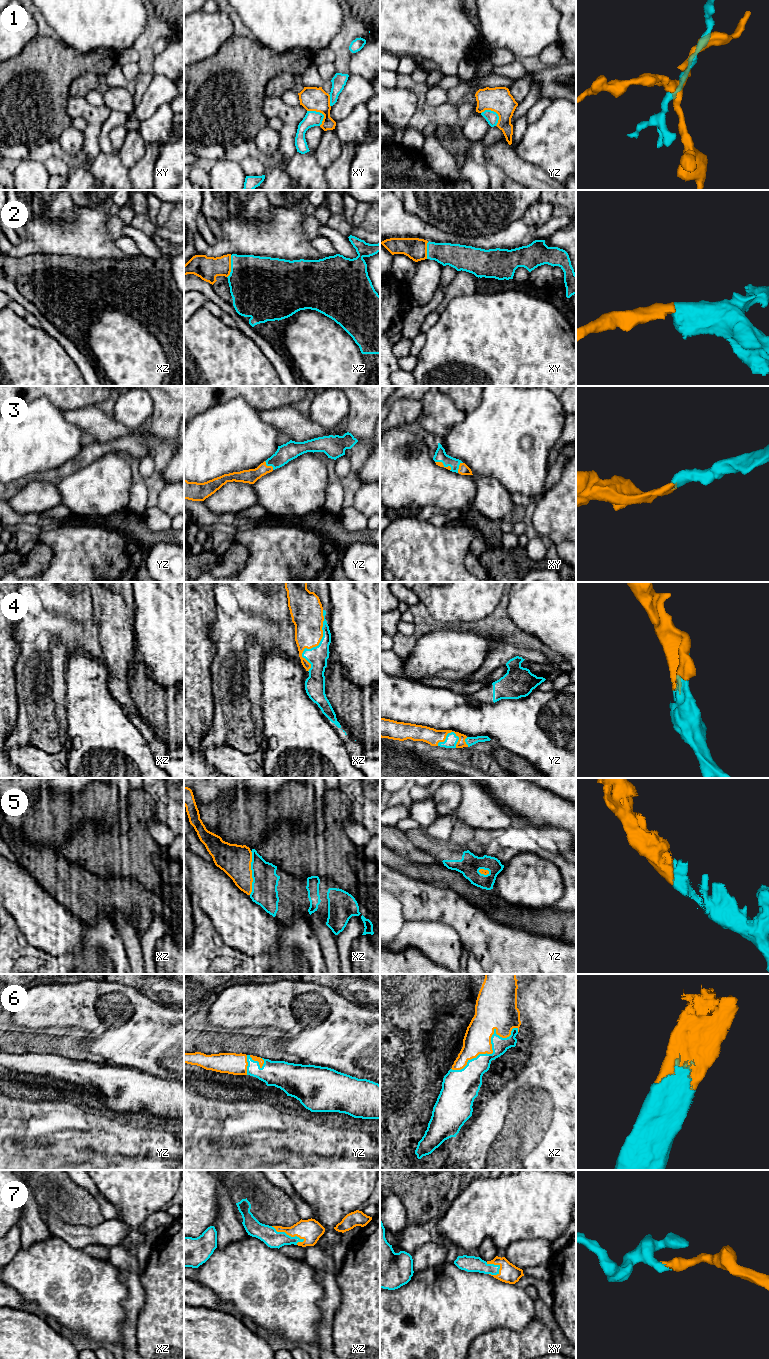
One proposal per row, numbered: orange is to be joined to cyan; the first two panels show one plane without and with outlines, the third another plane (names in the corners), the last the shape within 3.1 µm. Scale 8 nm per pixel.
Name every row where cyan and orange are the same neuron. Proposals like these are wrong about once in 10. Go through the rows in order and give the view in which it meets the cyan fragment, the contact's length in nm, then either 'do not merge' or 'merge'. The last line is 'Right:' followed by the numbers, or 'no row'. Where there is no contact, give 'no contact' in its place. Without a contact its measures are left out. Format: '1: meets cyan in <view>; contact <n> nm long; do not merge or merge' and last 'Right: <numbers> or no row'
1: meets cyan in yz; contact 170 nm long; do not merge
2: meets cyan in xz; contact 190 nm long; merge
3: meets cyan in yz; contact 100 nm long; merge
4: meets cyan in xz; contact 500 nm long; merge
5: meets cyan in xz; contact 360 nm long; merge
6: meets cyan in xz; contact 650 nm long; merge
7: meets cyan in xz; contact 300 nm long; merge
Right: 2, 3, 4, 5, 6, 7

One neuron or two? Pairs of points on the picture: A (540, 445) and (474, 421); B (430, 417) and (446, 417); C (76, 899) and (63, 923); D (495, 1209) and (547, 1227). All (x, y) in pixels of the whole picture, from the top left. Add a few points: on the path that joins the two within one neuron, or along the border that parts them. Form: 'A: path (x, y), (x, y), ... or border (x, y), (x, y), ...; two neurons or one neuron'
A: path (526, 428), (522, 424), (491, 424); one neuron
B: path (434, 417), (442, 417); one neuron
C: border (52, 895), (82, 921); two neurons
D: path (508, 1209), (529, 1209), (534, 1214); one neuron

